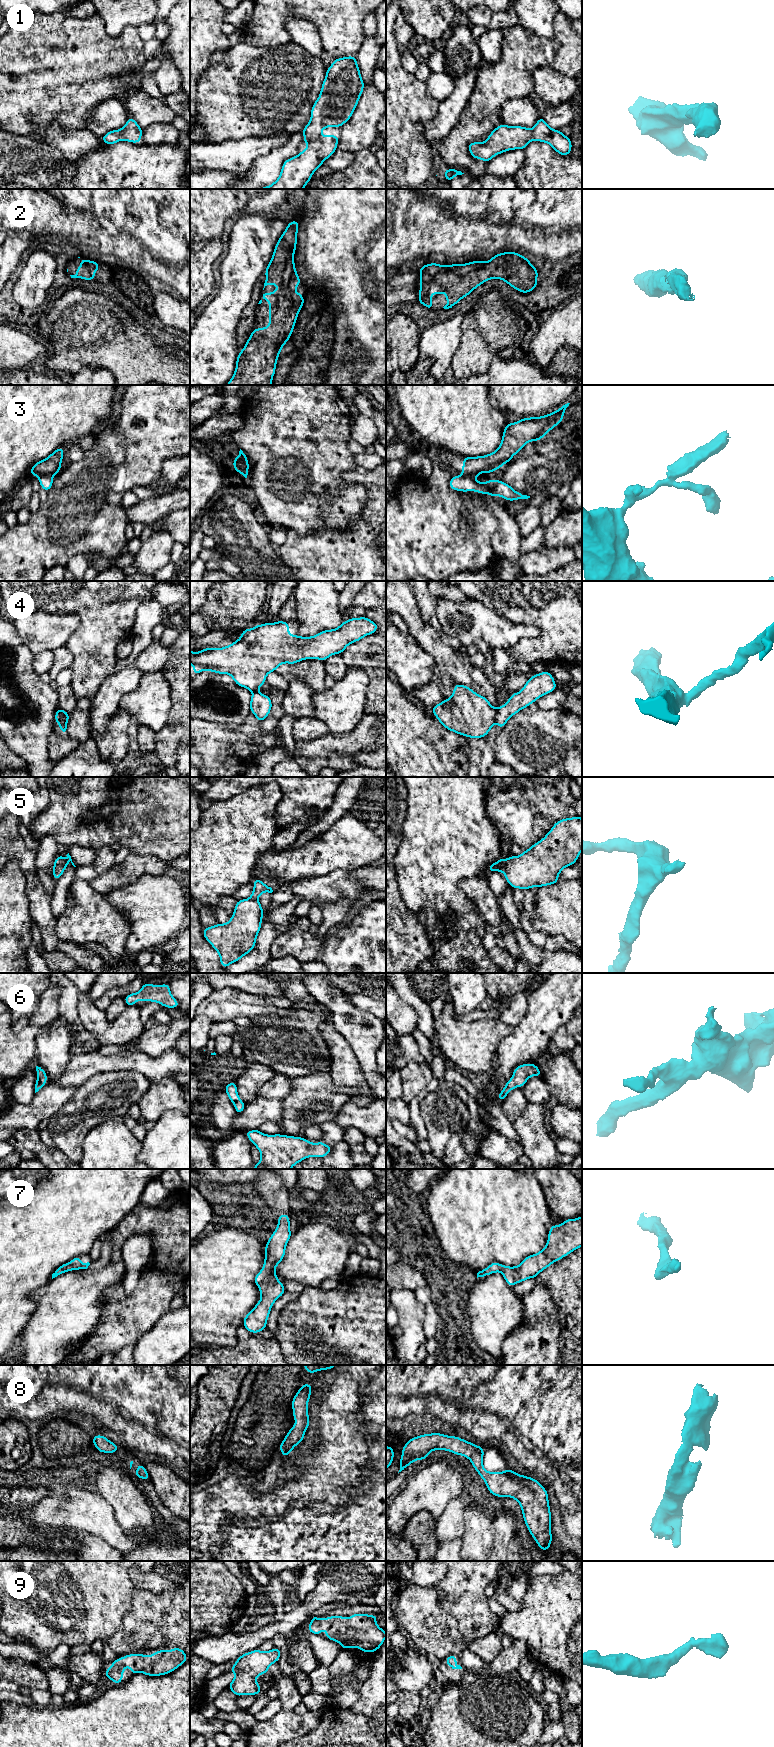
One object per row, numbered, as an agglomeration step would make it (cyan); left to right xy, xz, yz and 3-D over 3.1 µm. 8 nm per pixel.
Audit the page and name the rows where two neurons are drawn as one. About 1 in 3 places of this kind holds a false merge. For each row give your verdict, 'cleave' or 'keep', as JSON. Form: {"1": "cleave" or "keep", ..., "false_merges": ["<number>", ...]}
{"1": "keep", "2": "keep", "3": "cleave", "4": "cleave", "5": "keep", "6": "keep", "7": "keep", "8": "keep", "9": "keep", "false_merges": ["3", "4"]}

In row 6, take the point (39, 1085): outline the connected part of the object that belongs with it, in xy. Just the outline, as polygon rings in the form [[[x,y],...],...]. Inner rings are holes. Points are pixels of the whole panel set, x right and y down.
[[[36,1066],[36,1071],[38,1076],[35,1082],[35,1093],[38,1092],[40,1089],[42,1089],[44,1085],[47,1083],[46,1071],[43,1068],[38,1066]]]

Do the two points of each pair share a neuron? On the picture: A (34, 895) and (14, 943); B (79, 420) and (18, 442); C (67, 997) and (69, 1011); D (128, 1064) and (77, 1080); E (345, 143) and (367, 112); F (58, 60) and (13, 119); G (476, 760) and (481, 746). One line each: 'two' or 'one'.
A: two
B: one
C: one
D: one
E: one
F: one
G: one

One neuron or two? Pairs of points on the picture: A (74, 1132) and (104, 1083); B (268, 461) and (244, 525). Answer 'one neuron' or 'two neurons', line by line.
A: one neuron
B: two neurons

